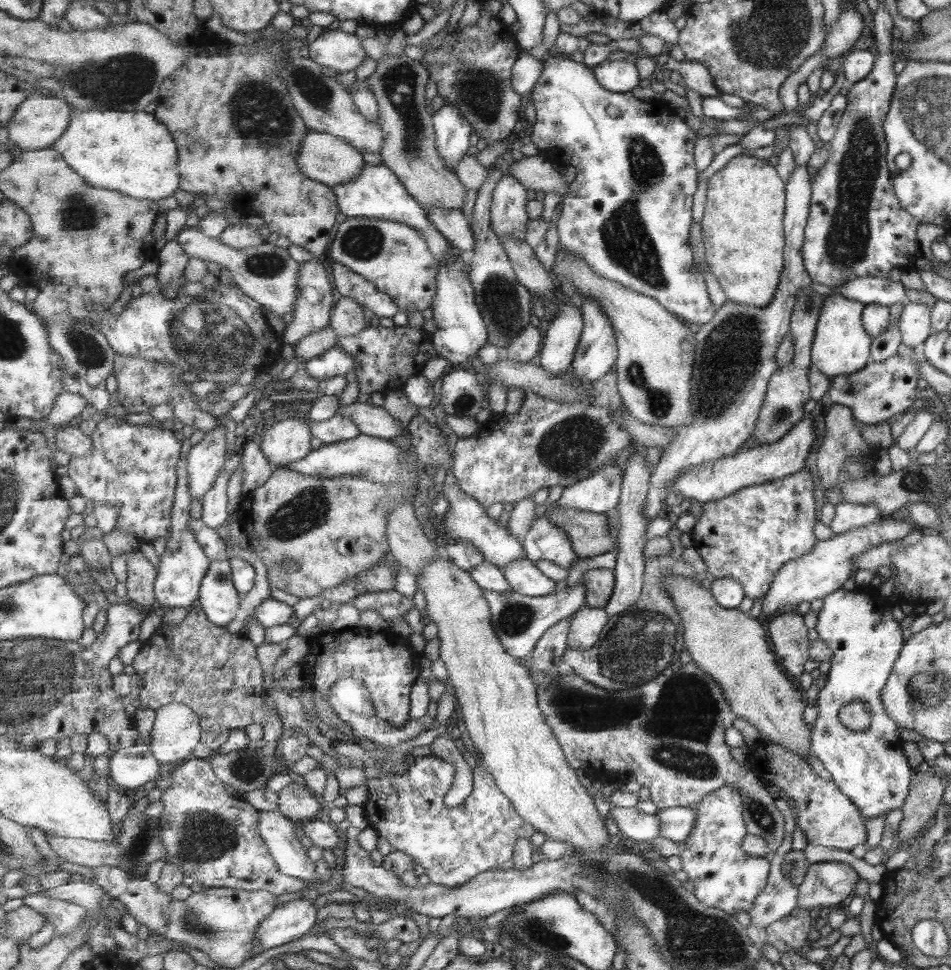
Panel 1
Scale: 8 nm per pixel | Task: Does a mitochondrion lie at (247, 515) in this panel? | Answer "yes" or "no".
yes

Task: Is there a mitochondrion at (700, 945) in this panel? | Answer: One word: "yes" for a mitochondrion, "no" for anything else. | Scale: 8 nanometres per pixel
yes

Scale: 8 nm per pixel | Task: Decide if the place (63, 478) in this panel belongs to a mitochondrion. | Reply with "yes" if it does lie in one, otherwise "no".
no

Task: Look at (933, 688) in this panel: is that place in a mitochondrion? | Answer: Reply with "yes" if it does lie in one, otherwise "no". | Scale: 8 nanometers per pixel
yes

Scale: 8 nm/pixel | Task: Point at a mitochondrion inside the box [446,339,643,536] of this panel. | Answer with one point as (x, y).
(572, 444)

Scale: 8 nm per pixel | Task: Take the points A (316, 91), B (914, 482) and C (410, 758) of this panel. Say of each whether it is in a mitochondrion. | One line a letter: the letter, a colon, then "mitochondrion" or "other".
A: mitochondrion
B: mitochondrion
C: other

